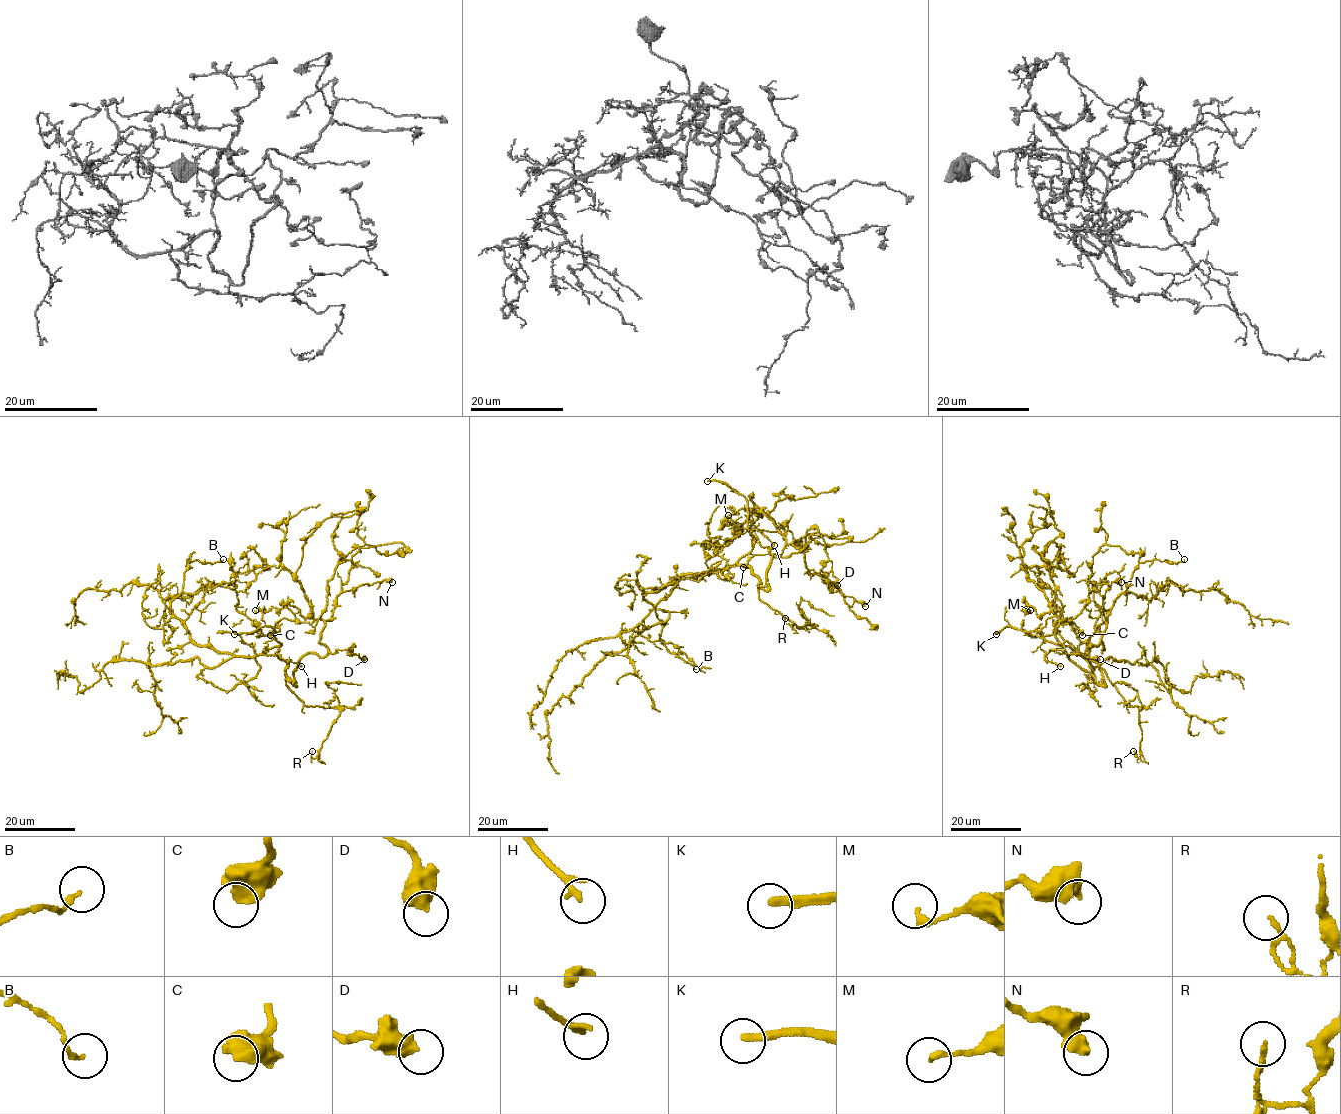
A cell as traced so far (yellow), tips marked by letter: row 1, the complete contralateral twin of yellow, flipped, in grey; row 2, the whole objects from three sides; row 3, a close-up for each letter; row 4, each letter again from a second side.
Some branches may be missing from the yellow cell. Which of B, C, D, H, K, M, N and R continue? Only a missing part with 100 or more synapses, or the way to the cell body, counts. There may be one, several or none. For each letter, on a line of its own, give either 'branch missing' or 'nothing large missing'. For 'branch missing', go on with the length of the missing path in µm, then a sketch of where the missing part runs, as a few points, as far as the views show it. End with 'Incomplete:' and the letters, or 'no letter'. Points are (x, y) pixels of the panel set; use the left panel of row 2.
B: nothing large missing
C: nothing large missing
D: nothing large missing
H: nothing large missing
K: branch missing; about 40 µm are missing; missing branch runs (234, 634), (216, 637), (175, 659), (164, 671), (168, 683), (175, 682), (183, 673)
M: nothing large missing
N: nothing large missing
R: nothing large missing
Incomplete: K

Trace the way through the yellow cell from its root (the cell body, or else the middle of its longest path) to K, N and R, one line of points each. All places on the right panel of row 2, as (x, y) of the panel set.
K: (1084, 657), (1068, 646), (1055, 645), (1009, 626), (996, 634)
N: (1084, 657), (1098, 665), (1101, 684), (1069, 659), (1056, 628), (1080, 612), (1098, 585), (1121, 582)
R: (1084, 657), (1103, 669), (1128, 706), (1144, 707), (1138, 712), (1142, 731), (1140, 757), (1133, 751)

